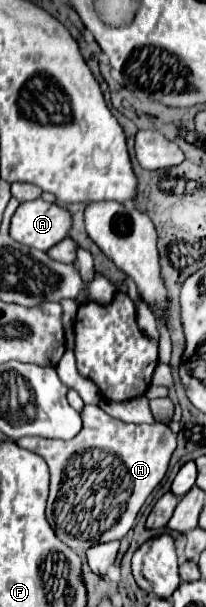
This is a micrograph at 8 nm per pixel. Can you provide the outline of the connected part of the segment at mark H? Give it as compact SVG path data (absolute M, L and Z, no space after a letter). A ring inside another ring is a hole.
M87 405L81 417L83 417L83 429L71 441L23 437L17 441L17 445L41 455L47 461L47 465L51 469L47 521L63 543L67 543L71 549L75 549L77 553L83 555L93 545L123 539L129 533L129 529L135 525L135 517L137 517L139 509L143 507L145 499L161 483L161 479L167 473L171 455L175 451L175 433L163 423L159 423L159 425L123 423L119 419L113 419L105 411L101 411L101 407L97 407L97 405ZM73 457L87 459L87 465L81 465L81 469L77 471L77 477L69 479L67 465L73 461Z

